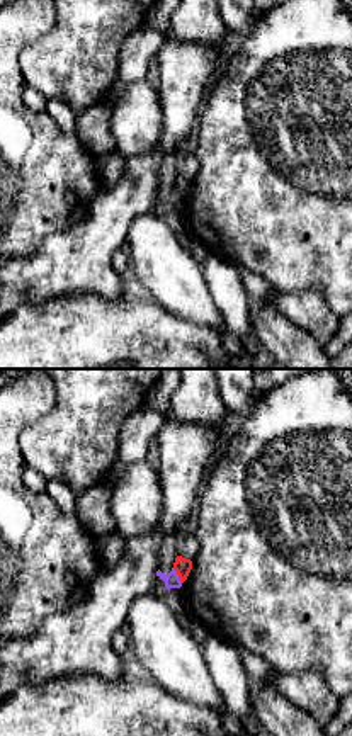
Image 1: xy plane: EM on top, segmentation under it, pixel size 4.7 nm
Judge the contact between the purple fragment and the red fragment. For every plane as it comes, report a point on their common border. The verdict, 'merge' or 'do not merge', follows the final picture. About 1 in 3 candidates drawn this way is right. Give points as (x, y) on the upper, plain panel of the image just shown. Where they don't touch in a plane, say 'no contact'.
contact (177, 194)

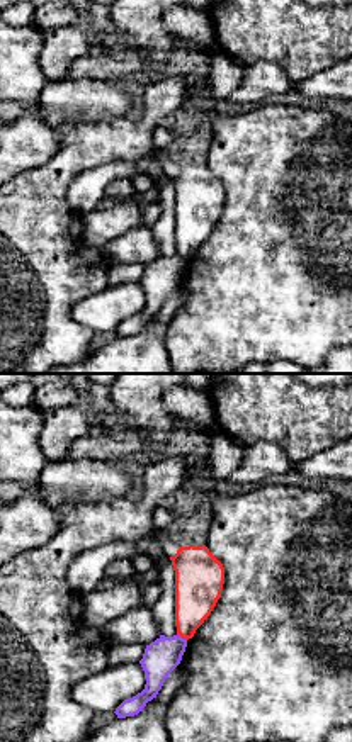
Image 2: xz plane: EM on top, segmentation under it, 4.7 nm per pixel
contact (181, 257)

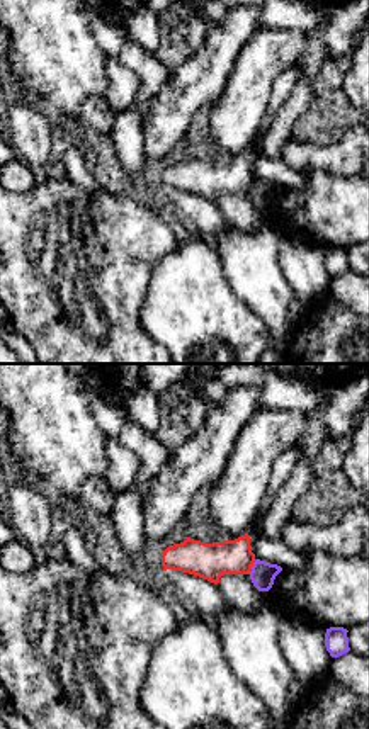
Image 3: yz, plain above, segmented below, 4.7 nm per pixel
contact (252, 186)

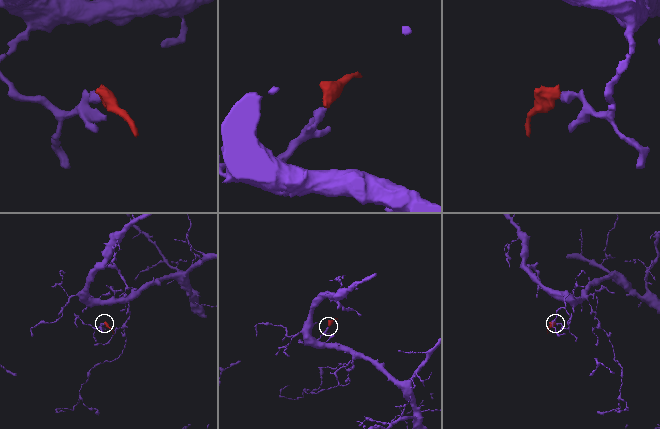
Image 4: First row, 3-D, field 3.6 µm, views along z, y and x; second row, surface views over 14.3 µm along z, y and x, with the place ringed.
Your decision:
do not merge

